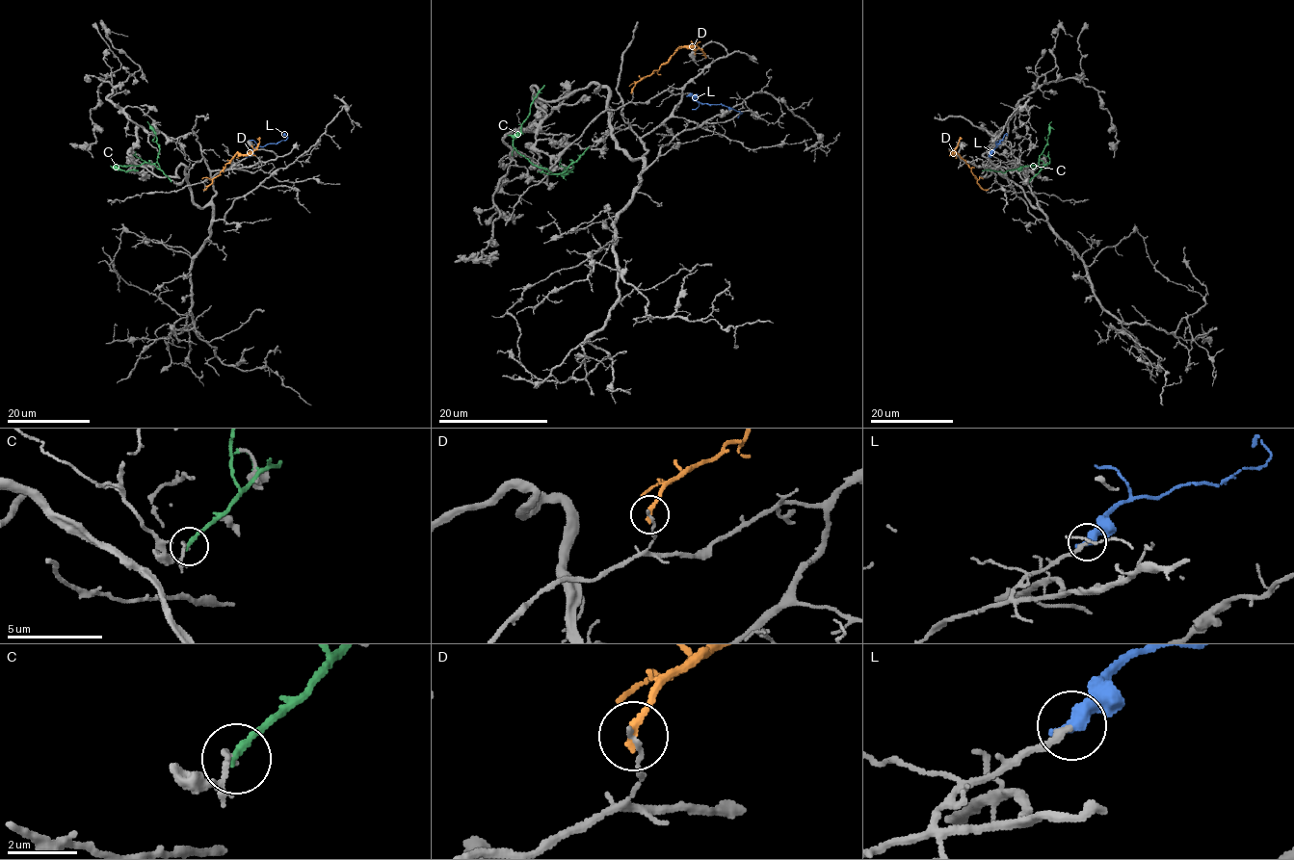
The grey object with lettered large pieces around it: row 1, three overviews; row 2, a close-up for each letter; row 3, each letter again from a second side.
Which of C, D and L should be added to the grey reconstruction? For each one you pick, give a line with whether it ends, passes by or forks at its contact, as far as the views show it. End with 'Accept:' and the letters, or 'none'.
L: it ends
Accept: L

